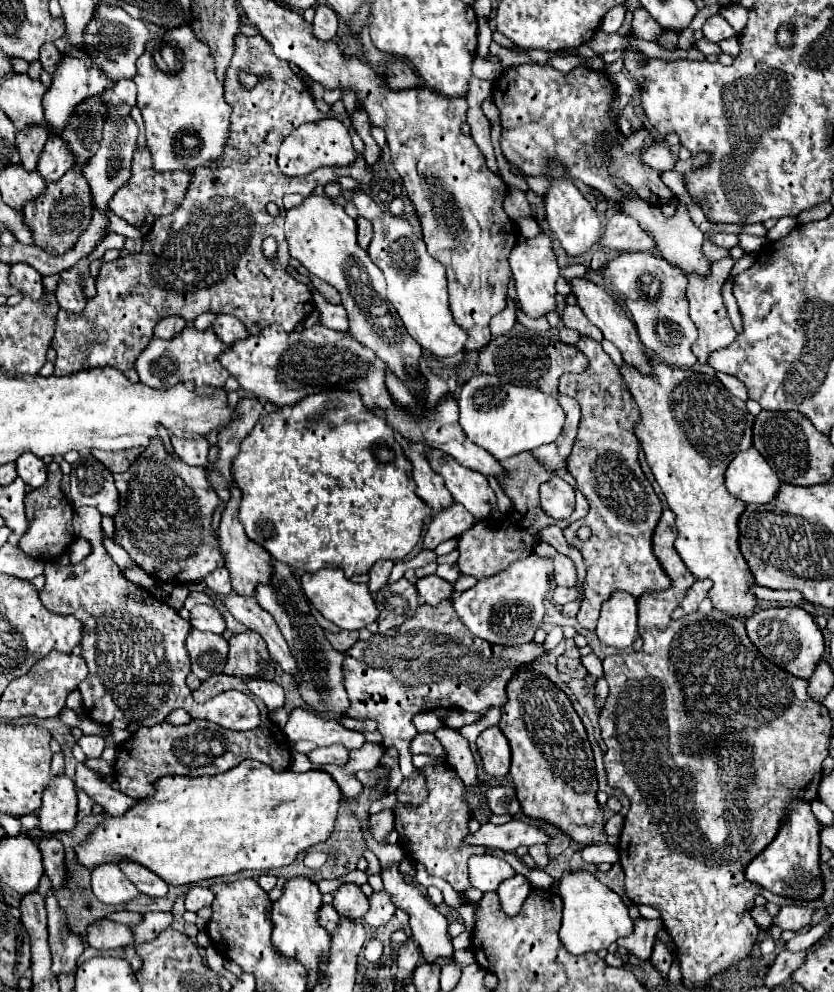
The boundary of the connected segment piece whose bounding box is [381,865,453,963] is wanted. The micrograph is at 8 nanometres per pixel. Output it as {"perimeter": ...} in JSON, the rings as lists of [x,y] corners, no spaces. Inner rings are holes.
{"perimeter":[[[397,865],[385,869],[381,873],[383,877],[383,883],[385,883],[385,891],[389,893],[391,901],[395,903],[397,909],[403,909],[407,915],[409,915],[409,927],[411,927],[411,933],[413,933],[413,939],[419,943],[421,947],[421,953],[423,957],[433,963],[437,959],[453,959],[453,943],[451,943],[451,937],[449,937],[449,921],[447,917],[427,899],[427,895],[423,893],[423,889],[419,889],[417,885],[413,883],[407,883],[407,879],[399,873]]]}

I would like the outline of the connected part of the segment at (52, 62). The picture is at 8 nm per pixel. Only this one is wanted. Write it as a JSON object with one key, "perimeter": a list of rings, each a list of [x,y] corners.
{"perimeter":[[[45,43],[43,47],[41,47],[41,57],[39,57],[39,61],[43,63],[43,69],[47,71],[47,73],[53,73],[55,71],[55,67],[57,67],[57,63],[63,59],[63,53],[55,47],[55,43]]]}

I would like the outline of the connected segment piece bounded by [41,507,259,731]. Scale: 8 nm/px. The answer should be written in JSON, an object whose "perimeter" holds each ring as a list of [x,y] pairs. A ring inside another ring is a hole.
{"perimeter":[[[79,507],[75,511],[73,519],[75,535],[85,537],[91,541],[93,551],[87,559],[83,559],[77,565],[57,567],[53,563],[45,565],[45,587],[41,591],[43,605],[59,615],[73,615],[79,621],[83,621],[83,637],[81,637],[81,657],[85,659],[89,667],[89,675],[81,685],[77,687],[83,699],[83,711],[85,715],[101,725],[109,725],[115,719],[123,719],[129,723],[137,723],[143,727],[153,727],[175,709],[185,709],[191,717],[207,719],[211,723],[235,729],[235,731],[247,731],[255,729],[259,725],[259,709],[255,701],[241,693],[241,691],[223,691],[221,697],[215,697],[202,705],[195,703],[191,697],[191,689],[185,685],[185,677],[189,675],[189,655],[185,653],[185,637],[189,635],[191,627],[189,621],[185,621],[173,607],[169,607],[165,601],[157,599],[149,591],[129,583],[121,569],[115,565],[111,555],[105,551],[101,541],[101,513],[93,507]]]}

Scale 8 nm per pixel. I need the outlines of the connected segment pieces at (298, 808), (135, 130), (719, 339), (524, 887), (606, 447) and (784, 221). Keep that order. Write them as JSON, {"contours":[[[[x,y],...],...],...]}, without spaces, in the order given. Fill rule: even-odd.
{"contours":[[[[245,759],[241,761],[237,767],[225,771],[225,773],[219,773],[219,775],[213,775],[213,777],[185,777],[185,775],[165,775],[161,777],[157,783],[155,783],[157,791],[153,797],[147,797],[147,799],[141,799],[133,809],[129,809],[125,815],[121,817],[111,817],[107,815],[105,823],[101,827],[97,827],[89,839],[75,847],[75,853],[77,853],[77,859],[81,865],[89,865],[91,869],[95,869],[97,865],[103,865],[103,863],[117,863],[121,859],[129,859],[129,861],[137,861],[145,867],[149,867],[153,873],[157,873],[165,883],[169,885],[187,885],[187,883],[199,883],[199,881],[205,881],[205,879],[215,879],[215,877],[223,877],[223,875],[233,875],[233,873],[239,873],[239,871],[245,871],[245,869],[257,869],[257,871],[269,871],[269,869],[275,869],[275,867],[285,867],[289,863],[293,863],[297,859],[297,855],[301,851],[307,851],[309,847],[313,845],[319,845],[319,843],[325,843],[329,839],[329,835],[333,833],[333,825],[335,825],[335,819],[337,819],[337,811],[339,811],[339,803],[341,803],[341,787],[337,785],[337,781],[325,773],[325,771],[305,771],[305,773],[295,773],[295,771],[273,771],[269,765],[263,765],[263,763],[257,763],[253,759]]],[[[121,79],[121,81],[113,83],[107,91],[101,93],[101,101],[107,107],[107,117],[105,117],[105,127],[103,127],[103,139],[101,139],[99,151],[83,165],[85,179],[89,181],[91,191],[93,191],[93,203],[97,205],[97,209],[101,209],[101,213],[107,215],[105,235],[117,233],[117,235],[131,237],[131,239],[141,237],[141,231],[135,225],[131,225],[131,223],[123,221],[121,217],[117,217],[109,209],[109,201],[113,199],[113,193],[117,189],[121,189],[129,181],[129,177],[131,177],[131,159],[133,159],[133,151],[137,147],[137,135],[139,135],[139,125],[129,115],[129,111],[135,107],[135,95],[137,95],[137,89],[135,89],[135,85],[133,85],[131,79]]],[[[725,257],[725,259],[721,259],[721,261],[713,261],[713,263],[711,263],[711,273],[705,275],[705,277],[701,277],[701,275],[697,275],[697,273],[687,273],[687,271],[683,271],[683,273],[687,275],[689,315],[691,315],[693,323],[697,325],[697,329],[699,329],[699,337],[697,337],[697,341],[693,343],[693,353],[697,355],[699,363],[705,363],[713,351],[723,349],[725,345],[731,345],[731,343],[735,341],[735,337],[737,337],[737,333],[735,333],[735,329],[733,329],[733,325],[731,325],[731,321],[729,321],[729,317],[727,317],[727,309],[725,309],[725,303],[723,303],[723,297],[721,297],[721,287],[723,287],[723,283],[725,283],[725,279],[727,279],[727,275],[729,275],[733,263],[735,263],[735,261],[733,261],[731,257]]],[[[515,875],[511,879],[505,879],[497,889],[499,899],[501,899],[501,907],[511,915],[519,913],[529,891],[531,891],[531,883],[523,875]]],[[[583,337],[577,343],[579,351],[589,359],[589,367],[583,377],[563,377],[559,381],[559,393],[569,395],[581,405],[581,423],[571,455],[565,469],[577,479],[577,489],[585,493],[591,511],[581,521],[573,521],[563,533],[565,539],[577,547],[587,565],[585,599],[577,613],[577,621],[583,629],[595,631],[601,605],[615,593],[627,591],[635,599],[645,593],[657,593],[671,587],[671,579],[653,553],[651,537],[661,517],[661,501],[655,495],[651,483],[639,465],[639,439],[635,437],[635,425],[639,421],[639,409],[631,397],[621,371],[611,357],[603,351],[601,343]],[[587,525],[593,531],[589,541],[579,541],[575,531]]],[[[783,217],[777,221],[774,227],[768,230],[766,238],[770,241],[777,241],[786,237],[797,225],[795,217]]]]}

